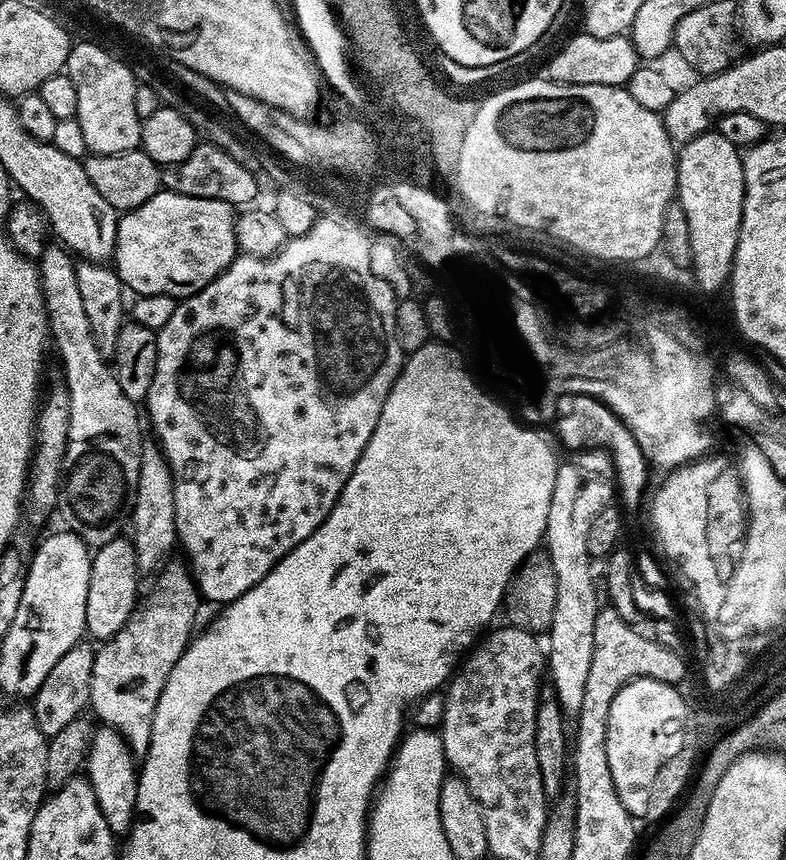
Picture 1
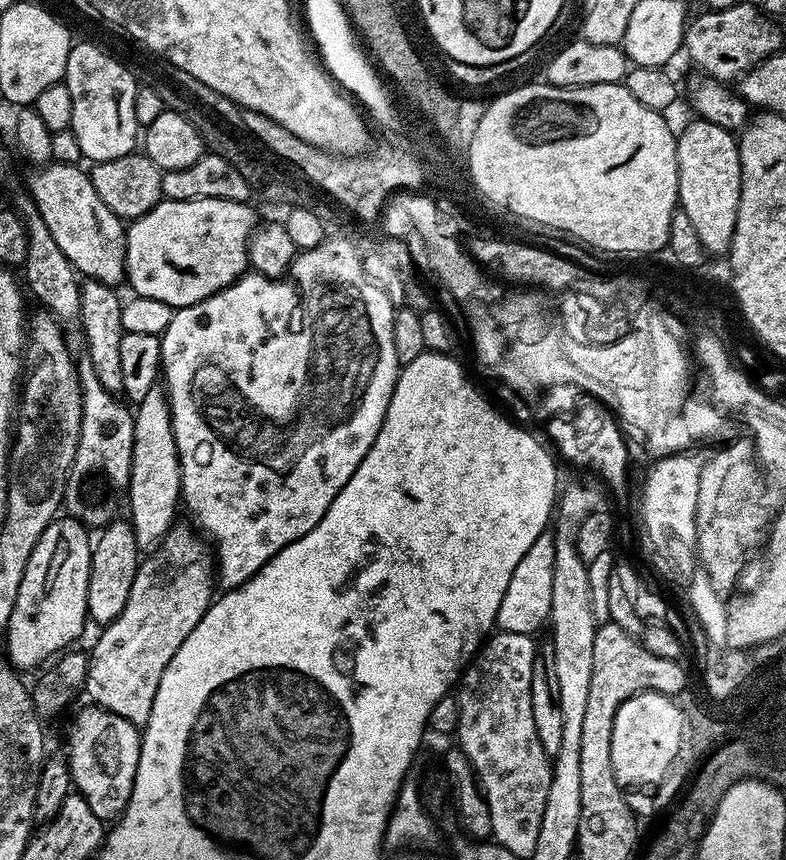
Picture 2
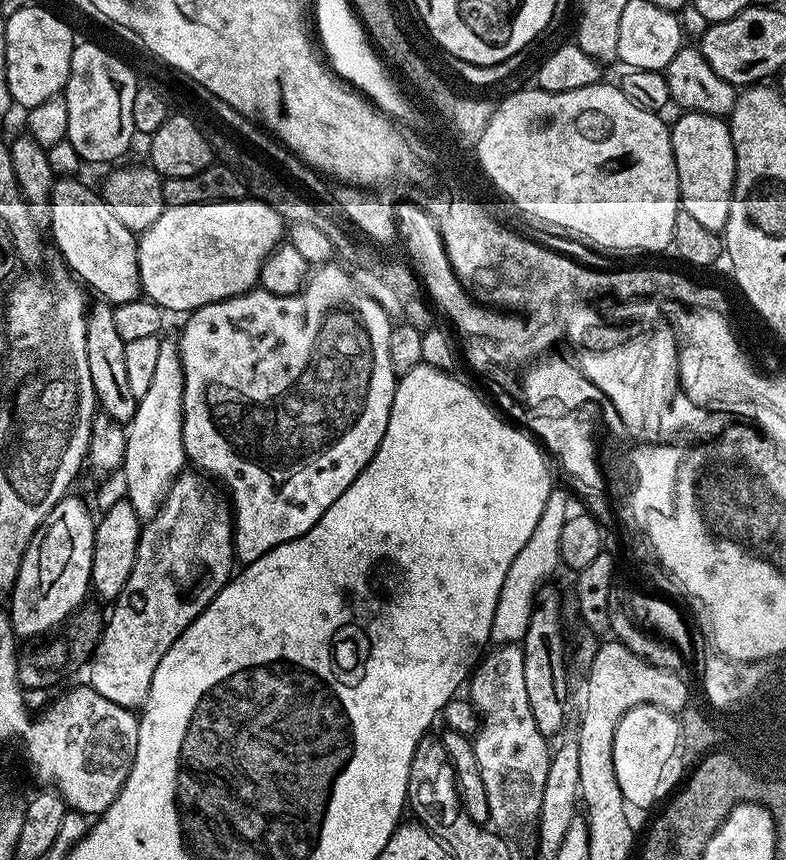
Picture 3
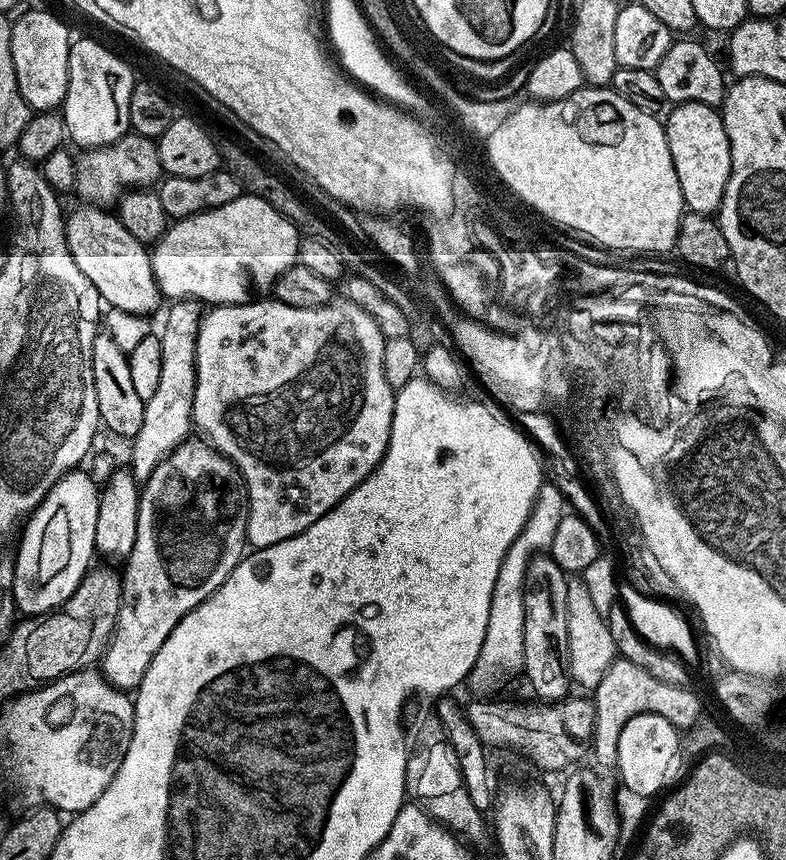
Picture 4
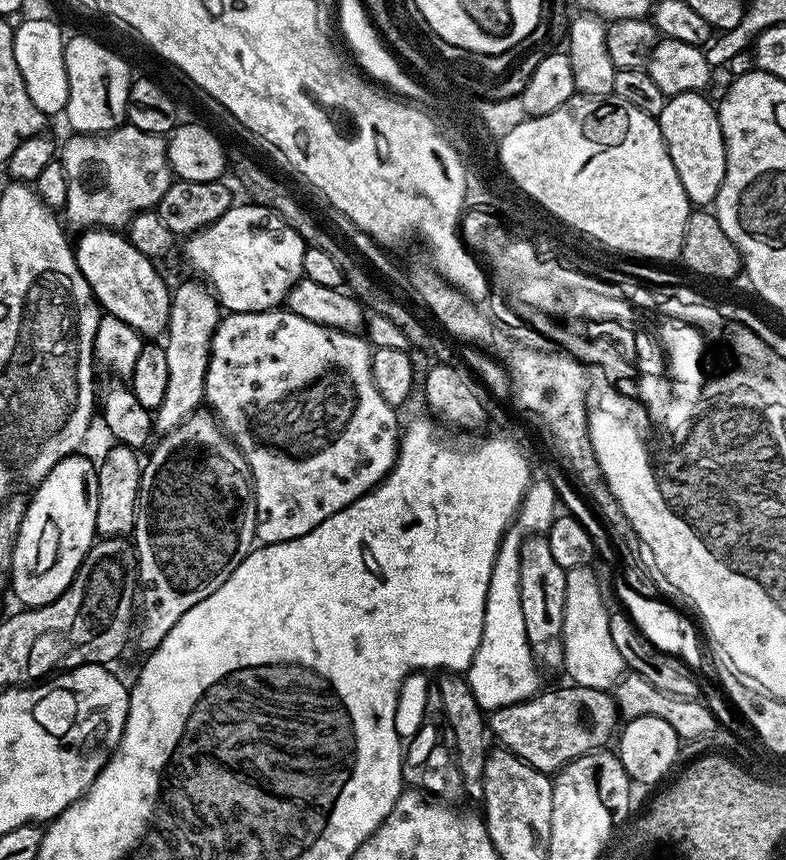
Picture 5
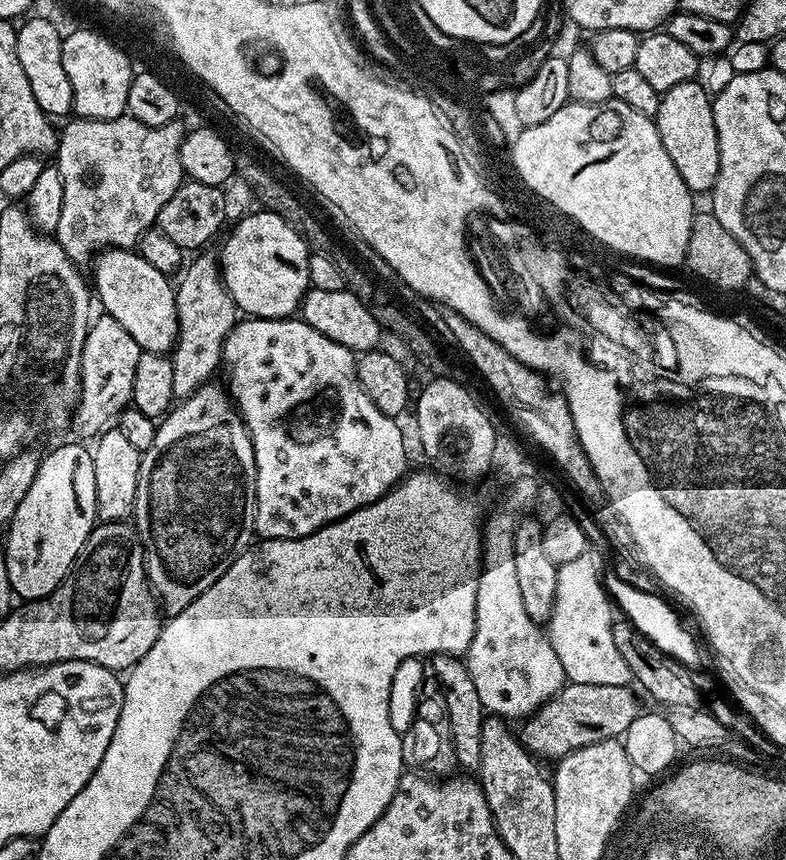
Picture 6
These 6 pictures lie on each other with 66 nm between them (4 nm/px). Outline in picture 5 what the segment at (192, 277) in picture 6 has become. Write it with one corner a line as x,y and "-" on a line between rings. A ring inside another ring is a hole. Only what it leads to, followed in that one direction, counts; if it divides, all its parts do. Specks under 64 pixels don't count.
191,279
177,288
173,287
170,292
172,301
168,327
162,340
166,350
166,394
162,394
162,406
154,410
154,428
160,434
174,430
205,403
204,387
210,362
210,346
214,330
222,319
220,302
211,287
199,279

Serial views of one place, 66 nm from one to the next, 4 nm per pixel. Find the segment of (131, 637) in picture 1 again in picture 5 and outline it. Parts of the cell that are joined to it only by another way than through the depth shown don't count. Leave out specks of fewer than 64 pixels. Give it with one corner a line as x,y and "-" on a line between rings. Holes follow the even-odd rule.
197,410
193,412
174,430
163,433
159,439
160,441
156,440
151,445
150,451
152,450
152,453
149,454
148,460
146,456
143,461
140,469
138,498
136,499
134,547
136,549
136,582
138,585
138,627
134,632
134,644
136,640
137,646
144,654
154,651
160,645
162,638
166,638
166,634
170,634
170,630
174,630
174,622
178,622
178,618
182,618
182,614
186,614
186,610
190,610
190,606
198,606
198,602
202,602
202,598
210,598
210,594
214,594
214,590
218,590
218,586
222,586
222,582
226,582
226,578
230,578
230,574
234,574
234,570
240,565
242,558
246,558
248,553
252,551
256,540
256,492
252,489
252,471
246,458
238,450
238,446
224,433
219,420
212,415
211,411

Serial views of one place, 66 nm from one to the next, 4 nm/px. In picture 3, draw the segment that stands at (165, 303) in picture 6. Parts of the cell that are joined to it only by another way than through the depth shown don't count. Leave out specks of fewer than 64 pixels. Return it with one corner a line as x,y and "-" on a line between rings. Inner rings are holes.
80,178
57,179
46,211
52,223
51,243
52,240
56,243
61,258
68,263
69,273
75,274
89,289
92,287
97,292
97,297
113,306
141,295
137,237
114,218
114,210
110,210
99,191
91,192

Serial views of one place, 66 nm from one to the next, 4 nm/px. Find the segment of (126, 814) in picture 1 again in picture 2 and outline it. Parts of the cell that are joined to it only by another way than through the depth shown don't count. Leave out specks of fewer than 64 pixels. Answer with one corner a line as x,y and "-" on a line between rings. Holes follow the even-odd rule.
87,707
73,718
68,728
68,769
75,791
90,802
90,810
94,810
97,818
115,822
126,810
134,790
142,732
137,725
105,708

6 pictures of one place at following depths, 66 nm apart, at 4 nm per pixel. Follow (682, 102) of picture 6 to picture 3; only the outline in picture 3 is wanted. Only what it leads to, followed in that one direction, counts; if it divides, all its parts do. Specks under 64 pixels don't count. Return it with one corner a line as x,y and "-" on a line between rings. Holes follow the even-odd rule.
701,112
679,113
676,121
671,121
672,149
680,183
680,206
706,226
706,230
723,233
726,218
730,214
732,187
736,181
736,155
734,142
727,123
721,117

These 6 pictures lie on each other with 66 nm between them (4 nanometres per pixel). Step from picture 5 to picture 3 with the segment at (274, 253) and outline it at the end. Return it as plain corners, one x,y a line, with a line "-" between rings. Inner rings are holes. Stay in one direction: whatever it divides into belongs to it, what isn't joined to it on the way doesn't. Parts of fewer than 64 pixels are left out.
245,198
194,206
165,207
162,218
158,218
150,230
138,236
138,274
143,295
165,313
191,314
207,304
251,292
259,285
260,271
266,258
285,236
285,219
265,201

